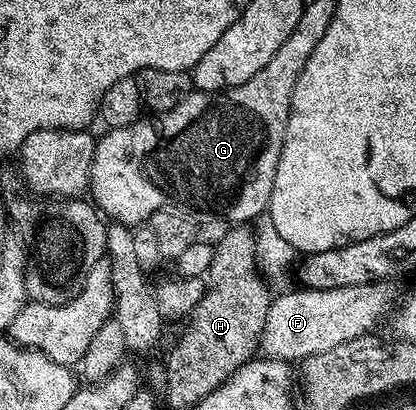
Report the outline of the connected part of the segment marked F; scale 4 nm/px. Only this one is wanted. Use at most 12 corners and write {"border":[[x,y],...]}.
{"border":[[393,281],[297,288],[271,301],[267,358],[303,358],[370,329]]}

